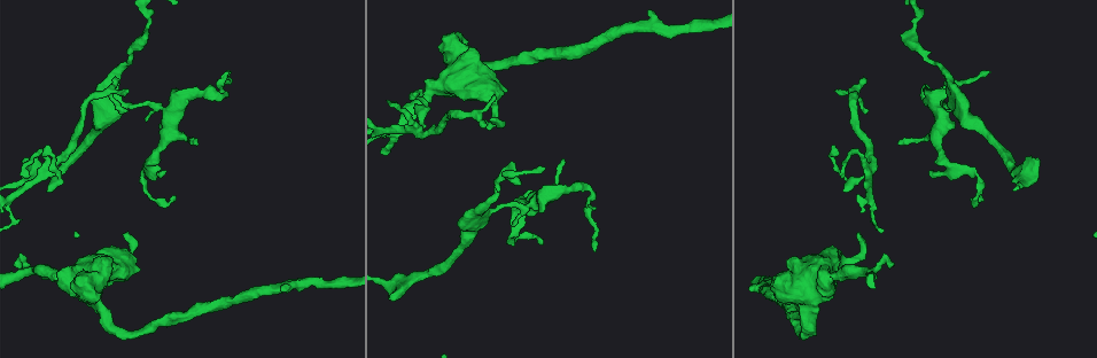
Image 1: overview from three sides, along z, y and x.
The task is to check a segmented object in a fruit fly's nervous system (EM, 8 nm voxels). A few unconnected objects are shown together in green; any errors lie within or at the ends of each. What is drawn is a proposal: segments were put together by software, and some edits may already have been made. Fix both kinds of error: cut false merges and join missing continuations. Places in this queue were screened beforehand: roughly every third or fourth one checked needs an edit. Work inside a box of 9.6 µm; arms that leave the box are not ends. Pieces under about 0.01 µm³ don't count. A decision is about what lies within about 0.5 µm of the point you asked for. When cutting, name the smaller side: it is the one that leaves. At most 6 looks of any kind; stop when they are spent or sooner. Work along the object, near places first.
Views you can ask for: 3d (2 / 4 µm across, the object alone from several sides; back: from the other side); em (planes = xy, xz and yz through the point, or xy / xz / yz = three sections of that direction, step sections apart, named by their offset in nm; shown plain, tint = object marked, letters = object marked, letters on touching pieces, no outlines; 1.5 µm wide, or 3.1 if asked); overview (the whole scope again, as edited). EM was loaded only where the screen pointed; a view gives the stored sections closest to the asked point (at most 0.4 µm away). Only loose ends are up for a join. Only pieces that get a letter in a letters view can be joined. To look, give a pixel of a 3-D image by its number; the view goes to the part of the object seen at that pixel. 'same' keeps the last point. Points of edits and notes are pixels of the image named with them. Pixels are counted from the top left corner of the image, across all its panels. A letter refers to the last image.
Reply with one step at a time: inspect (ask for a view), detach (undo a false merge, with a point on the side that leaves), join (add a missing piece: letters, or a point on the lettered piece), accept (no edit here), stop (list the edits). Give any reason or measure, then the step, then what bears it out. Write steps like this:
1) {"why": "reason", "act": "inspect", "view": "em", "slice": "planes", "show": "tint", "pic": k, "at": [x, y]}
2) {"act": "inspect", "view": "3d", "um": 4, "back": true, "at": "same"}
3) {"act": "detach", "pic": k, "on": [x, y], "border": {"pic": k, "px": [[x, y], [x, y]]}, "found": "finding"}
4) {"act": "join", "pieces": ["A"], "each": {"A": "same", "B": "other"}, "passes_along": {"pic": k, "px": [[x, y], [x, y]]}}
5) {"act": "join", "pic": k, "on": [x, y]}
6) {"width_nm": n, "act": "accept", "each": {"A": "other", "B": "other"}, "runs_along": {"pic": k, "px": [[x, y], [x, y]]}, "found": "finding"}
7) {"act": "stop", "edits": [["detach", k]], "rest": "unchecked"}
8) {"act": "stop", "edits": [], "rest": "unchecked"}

{"why": "branch stops here", "act": "inspect", "view": "em", "slice": "planes", "show": "letters", "pic": 1, "at": [383, 153]}

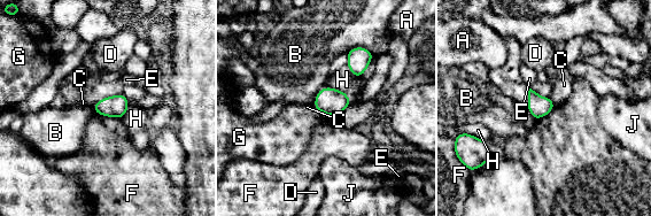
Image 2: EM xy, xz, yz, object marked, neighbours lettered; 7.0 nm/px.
{"act": "accept", "each": {"A": "other", "B": "other", "C": "other", "D": "other", "E": "other", "F": "other", "G": "other", "H": "other", "J": "other"}, "found": "none of them fits"}

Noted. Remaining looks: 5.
{"why": "free end", "act": "inspect", "view": "3d", "um": 4, "pic": 1, "at": [174, 197]}

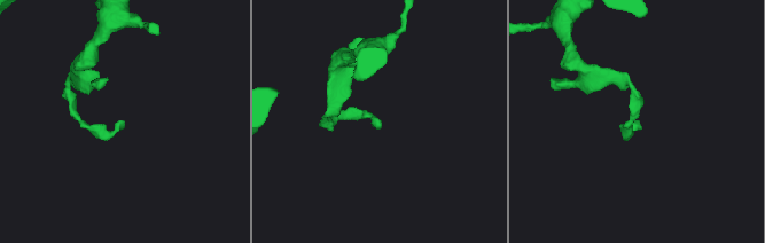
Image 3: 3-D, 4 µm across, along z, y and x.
{"why": "shape alone is not enough", "act": "inspect", "view": "em", "slice": "yz", "step": 4, "show": "tint", "pic": 3, "at": [380, 124]}

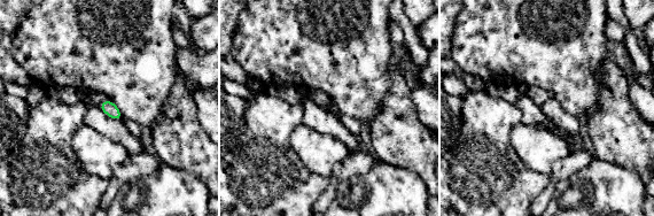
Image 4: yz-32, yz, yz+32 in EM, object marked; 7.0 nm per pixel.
{"act": "inspect", "view": "em", "slice": "planes", "show": "letters", "at": "same"}

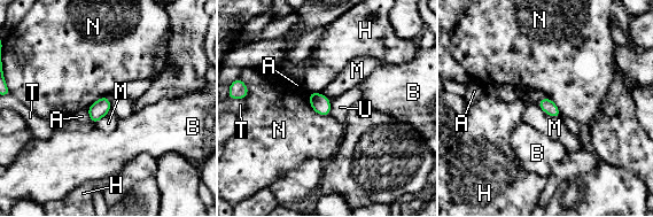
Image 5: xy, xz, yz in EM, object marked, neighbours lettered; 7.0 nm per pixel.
{"act": "accept", "each": {"A": "other", "B": "other", "H": "other", "M": "other", "N": "other", "T": "other", "U": "other"}, "border": {"pic": 5, "px": [[329, 101], [331, 114]]}, "found": "no lettered piece goes on from it"}

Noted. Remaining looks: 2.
{"why": "branch stops here", "act": "inspect", "view": "em", "slice": "planes", "show": "letters", "pic": 1, "at": [118, 79]}

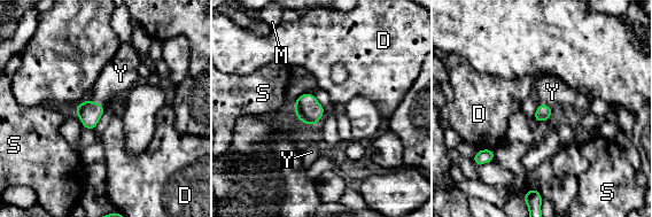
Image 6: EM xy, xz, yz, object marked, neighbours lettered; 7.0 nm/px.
{"longest_contact_nm": ["Y", 150], "act": "join", "pic": 6, "on": [118, 76], "each": {"D": "other", "M": "other", "S": "other", "Y": "same"}, "passes_along": {"pic": 6, "px": [[88, 111], [95, 102], [118, 76]]}, "found": "it goes on there"}

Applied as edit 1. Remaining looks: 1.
{"act": "stop", "edits": [["join", 6]], "rest": "unchecked"}

